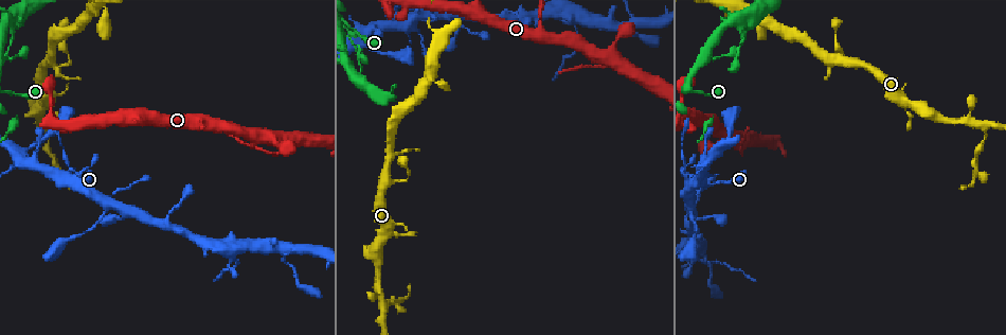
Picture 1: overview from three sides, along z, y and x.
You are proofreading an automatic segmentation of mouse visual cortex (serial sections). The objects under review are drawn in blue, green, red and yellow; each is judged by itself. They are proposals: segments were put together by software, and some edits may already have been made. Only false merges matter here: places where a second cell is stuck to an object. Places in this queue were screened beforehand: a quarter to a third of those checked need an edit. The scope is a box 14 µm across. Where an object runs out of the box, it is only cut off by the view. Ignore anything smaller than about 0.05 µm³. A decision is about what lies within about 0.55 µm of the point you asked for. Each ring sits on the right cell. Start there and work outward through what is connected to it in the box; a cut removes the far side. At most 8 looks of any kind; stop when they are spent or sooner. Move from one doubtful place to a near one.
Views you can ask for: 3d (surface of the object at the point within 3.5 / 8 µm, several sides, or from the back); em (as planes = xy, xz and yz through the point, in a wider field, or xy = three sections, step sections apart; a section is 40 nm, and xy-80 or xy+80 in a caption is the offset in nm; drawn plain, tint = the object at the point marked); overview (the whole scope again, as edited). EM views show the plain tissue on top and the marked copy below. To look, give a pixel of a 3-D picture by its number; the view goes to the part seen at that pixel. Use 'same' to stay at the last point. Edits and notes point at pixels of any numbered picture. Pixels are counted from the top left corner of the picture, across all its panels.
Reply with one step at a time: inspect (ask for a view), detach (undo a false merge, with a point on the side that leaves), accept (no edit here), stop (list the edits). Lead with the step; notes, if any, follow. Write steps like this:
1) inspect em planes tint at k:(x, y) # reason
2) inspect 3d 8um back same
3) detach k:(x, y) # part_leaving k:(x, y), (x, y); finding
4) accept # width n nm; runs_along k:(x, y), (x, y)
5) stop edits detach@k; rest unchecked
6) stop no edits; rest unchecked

inspect 3d 3.5um at 1:(410, 174) # sharp bend

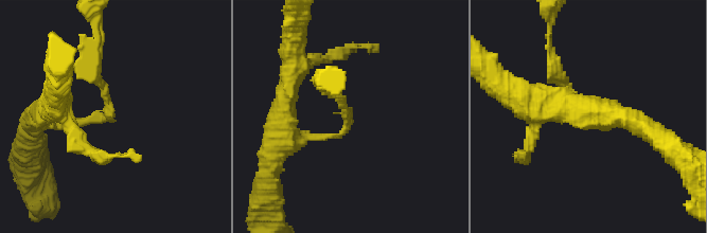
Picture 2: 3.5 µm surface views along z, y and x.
inspect em xy step 2 tint at 2:(110, 117) # arm_widths 150, 200 nm; shape alone is not enough

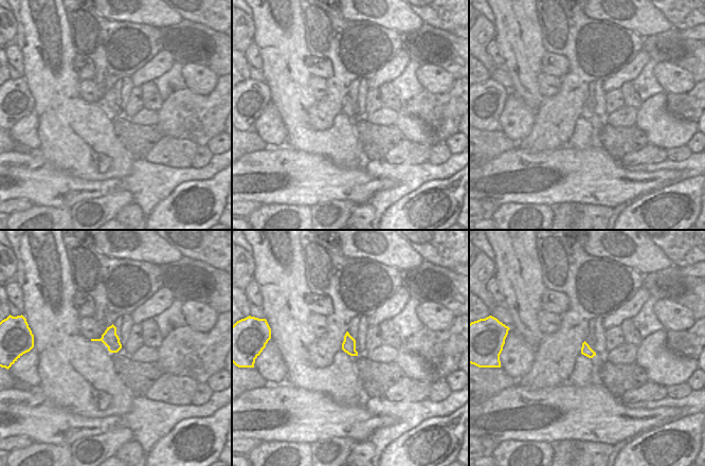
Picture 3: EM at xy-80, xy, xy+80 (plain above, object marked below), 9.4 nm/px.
accept # width 130 nm; runs_along 2:(611, 114), (586, 114), (553, 65); one cell here

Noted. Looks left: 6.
inspect 3d 3.5um back at 1:(688, 205) # arms part here

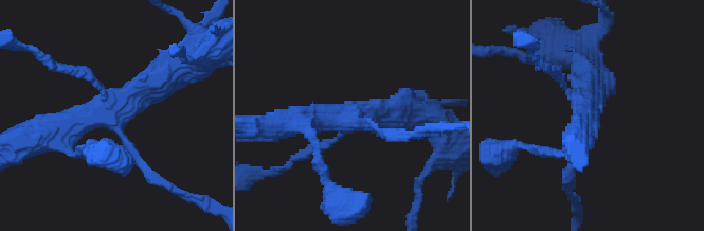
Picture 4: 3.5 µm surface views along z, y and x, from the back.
inspect em xy step 1 tint at 4:(351, 116) # shape alone is not enough

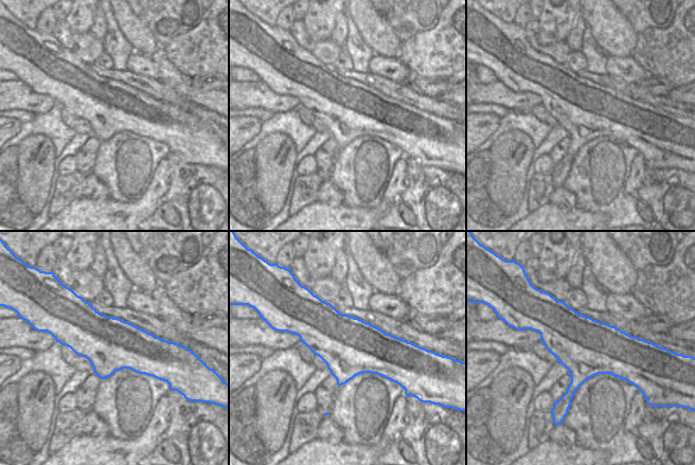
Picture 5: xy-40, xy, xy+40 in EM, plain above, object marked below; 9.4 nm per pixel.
accept # runs_along 4:(172, 72), (120, 108), (48, 135); continuous, no second cell

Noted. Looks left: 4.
inspect 3d 3.5um at 1:(273, 152) # abrupt turn

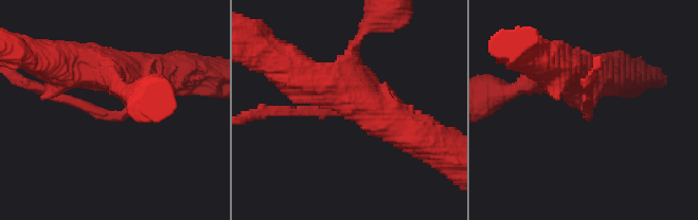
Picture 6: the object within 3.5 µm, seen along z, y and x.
inspect em xy step 1 tint at 6:(587, 112)

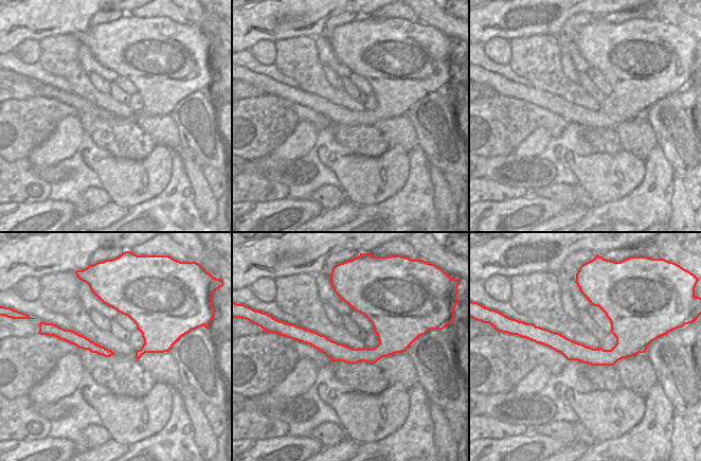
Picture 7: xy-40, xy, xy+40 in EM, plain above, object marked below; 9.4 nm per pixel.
detach 6:(88, 106) # two cells meet here

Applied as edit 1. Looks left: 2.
stop edits detach@6; rest unchecked

